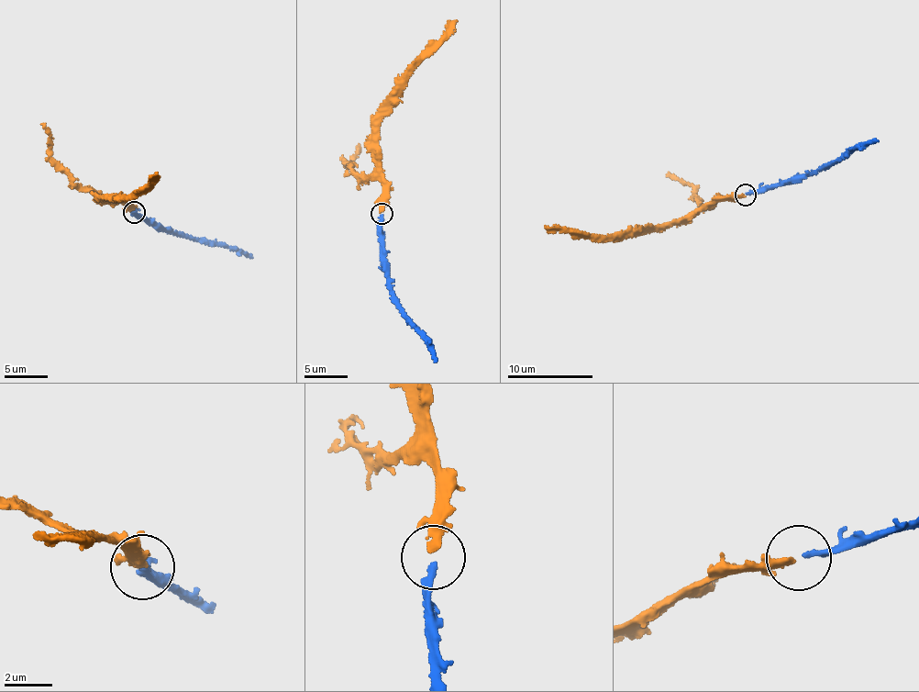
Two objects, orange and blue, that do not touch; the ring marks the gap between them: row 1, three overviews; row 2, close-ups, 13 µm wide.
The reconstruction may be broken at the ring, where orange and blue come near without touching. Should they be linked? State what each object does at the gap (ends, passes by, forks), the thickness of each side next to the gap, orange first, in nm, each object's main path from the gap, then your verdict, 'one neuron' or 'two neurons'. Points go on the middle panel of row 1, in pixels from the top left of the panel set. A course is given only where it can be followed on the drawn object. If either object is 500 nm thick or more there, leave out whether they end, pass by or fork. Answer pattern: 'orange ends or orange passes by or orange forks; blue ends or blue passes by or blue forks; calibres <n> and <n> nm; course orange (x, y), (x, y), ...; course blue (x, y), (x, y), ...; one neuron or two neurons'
orange ends; blue ends; calibres 300 and 260 nm; course orange (380, 212), (382, 173), (378, 143), (379, 127), (391, 113), (416, 64), (457, 21); course blue (382, 215), (381, 245), (392, 301), (429, 346), (436, 362); one neuron

